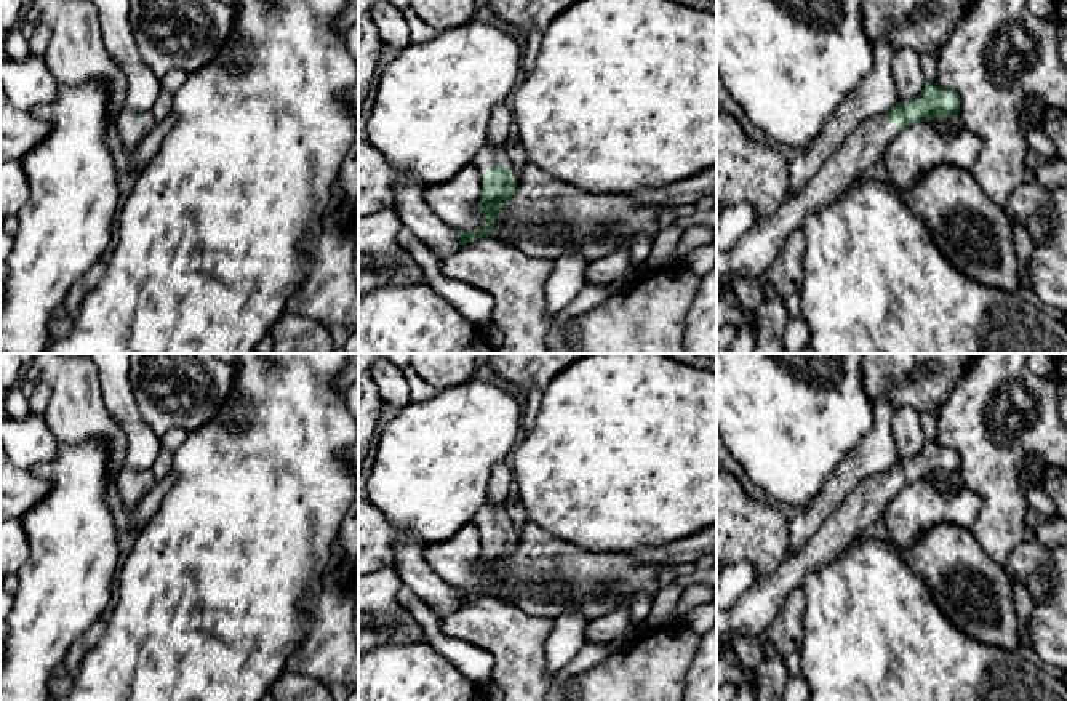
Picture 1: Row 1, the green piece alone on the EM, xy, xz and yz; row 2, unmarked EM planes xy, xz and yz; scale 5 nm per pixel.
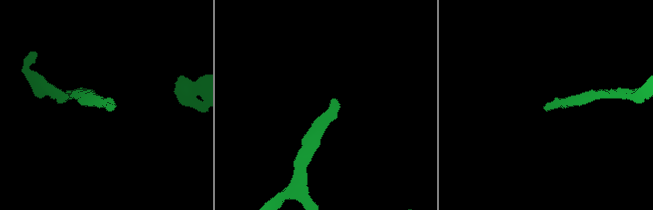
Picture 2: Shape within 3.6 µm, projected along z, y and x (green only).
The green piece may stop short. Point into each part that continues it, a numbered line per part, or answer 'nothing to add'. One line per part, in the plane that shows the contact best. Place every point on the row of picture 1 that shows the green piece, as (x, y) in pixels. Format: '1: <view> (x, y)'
1: xz (488, 156)

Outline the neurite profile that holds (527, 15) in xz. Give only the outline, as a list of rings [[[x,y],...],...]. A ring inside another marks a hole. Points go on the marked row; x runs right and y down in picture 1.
[[[490,0],[491,11],[502,21],[528,34],[545,27],[566,8],[581,0]]]

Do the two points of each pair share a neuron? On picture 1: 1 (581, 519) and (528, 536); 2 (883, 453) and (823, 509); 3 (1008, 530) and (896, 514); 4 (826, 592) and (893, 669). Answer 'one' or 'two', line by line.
1: two
2: one
3: two
4: one

